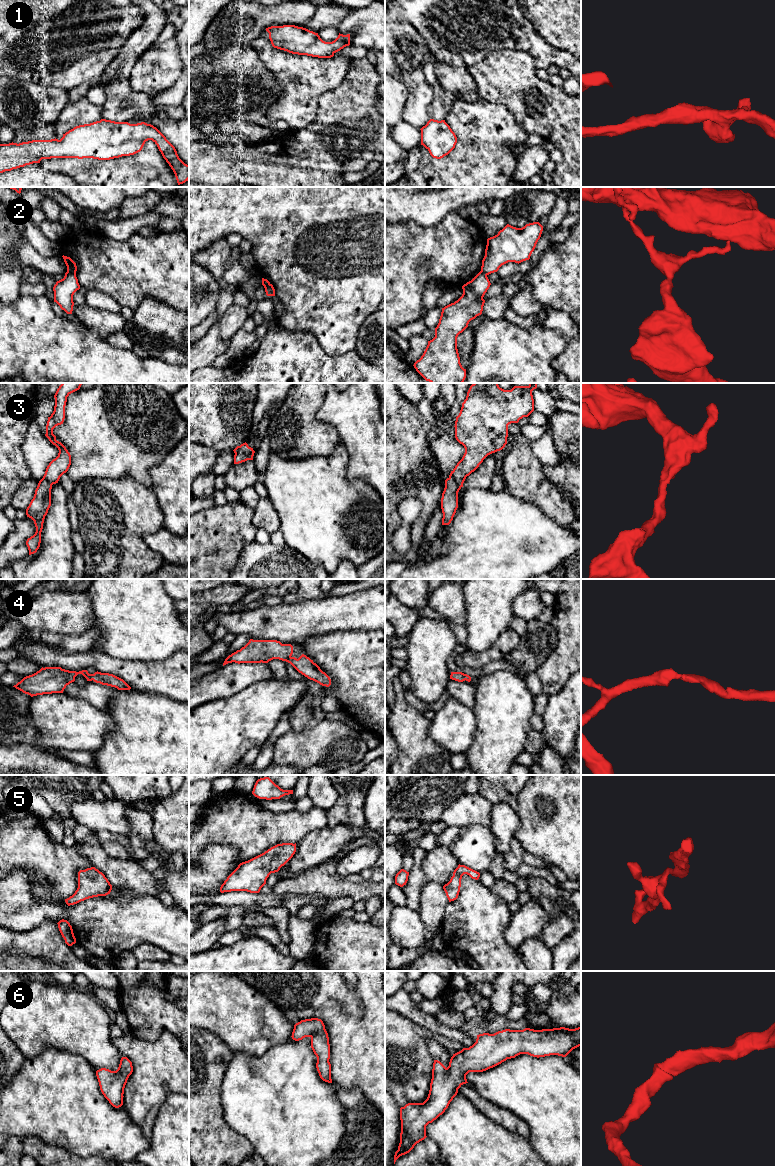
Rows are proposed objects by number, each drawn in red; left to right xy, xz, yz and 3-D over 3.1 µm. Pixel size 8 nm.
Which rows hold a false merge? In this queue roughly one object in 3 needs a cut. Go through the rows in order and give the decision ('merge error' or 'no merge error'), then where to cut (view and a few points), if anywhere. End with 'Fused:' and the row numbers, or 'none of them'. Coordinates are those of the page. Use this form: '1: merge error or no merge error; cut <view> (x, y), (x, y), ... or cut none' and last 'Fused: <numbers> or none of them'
1: no merge error; cut none
2: merge error; cut xy (67, 271), (75, 274)
3: no merge error; cut none
4: no merge error; cut none
5: no merge error; cut none
6: no merge error; cut none
Fused: 2

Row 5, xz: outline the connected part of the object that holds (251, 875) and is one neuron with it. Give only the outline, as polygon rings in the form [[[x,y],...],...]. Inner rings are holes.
[[[296,843],[277,844],[264,853],[242,862],[227,877],[220,892],[259,893],[271,873],[278,872],[295,854]]]

